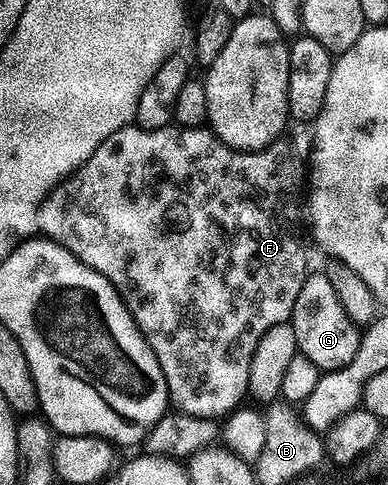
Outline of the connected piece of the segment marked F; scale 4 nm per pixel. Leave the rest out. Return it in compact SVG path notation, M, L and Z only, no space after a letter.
M137 124L126 125L120 131L108 135L96 151L75 173L63 179L42 201L38 212L38 228L43 238L63 245L76 255L92 271L100 271L116 287L122 302L128 307L132 319L140 327L148 347L164 371L166 387L170 392L169 404L177 412L196 417L222 419L239 406L238 401L248 393L248 367L252 363L252 351L260 343L260 335L273 325L285 325L296 307L296 295L304 287L308 276L306 269L306 245L302 242L304 229L304 186L308 181L308 169L298 158L298 153L286 139L273 141L267 149L243 151L232 149L213 131L206 127L167 127L165 129L140 129Z

